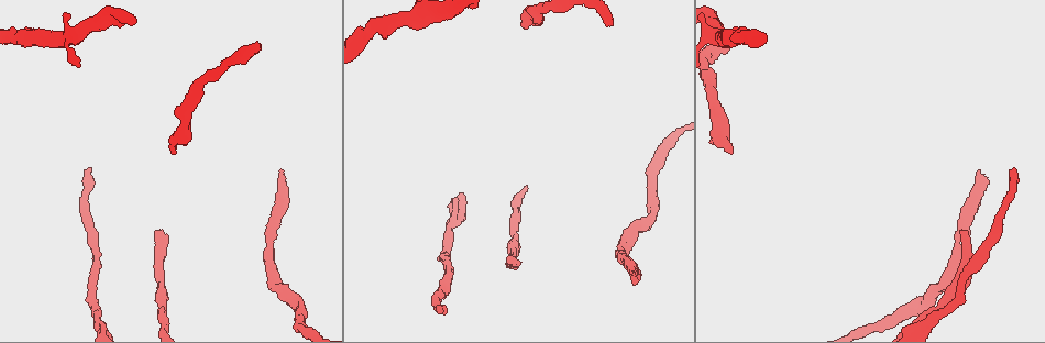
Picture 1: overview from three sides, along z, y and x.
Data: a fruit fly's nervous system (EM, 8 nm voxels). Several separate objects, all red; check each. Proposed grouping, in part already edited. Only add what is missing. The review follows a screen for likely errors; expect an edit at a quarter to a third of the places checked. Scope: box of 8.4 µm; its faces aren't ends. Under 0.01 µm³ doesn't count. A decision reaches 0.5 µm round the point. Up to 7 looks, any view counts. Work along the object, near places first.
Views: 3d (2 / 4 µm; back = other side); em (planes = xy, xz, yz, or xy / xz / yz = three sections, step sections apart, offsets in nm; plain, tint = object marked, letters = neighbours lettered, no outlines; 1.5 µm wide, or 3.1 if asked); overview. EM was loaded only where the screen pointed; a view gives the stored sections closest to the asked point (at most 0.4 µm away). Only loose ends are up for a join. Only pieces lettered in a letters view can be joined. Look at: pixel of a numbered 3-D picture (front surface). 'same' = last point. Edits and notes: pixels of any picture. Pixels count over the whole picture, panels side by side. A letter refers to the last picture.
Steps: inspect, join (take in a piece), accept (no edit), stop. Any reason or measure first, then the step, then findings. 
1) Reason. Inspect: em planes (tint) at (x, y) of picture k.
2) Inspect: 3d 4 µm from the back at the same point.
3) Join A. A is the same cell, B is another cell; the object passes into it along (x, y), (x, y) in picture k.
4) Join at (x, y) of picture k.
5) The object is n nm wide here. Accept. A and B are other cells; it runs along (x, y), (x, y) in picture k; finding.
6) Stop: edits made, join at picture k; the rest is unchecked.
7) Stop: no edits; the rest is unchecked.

An open end. Inspect: em planes (letters) at (730, 151) of picture 1.

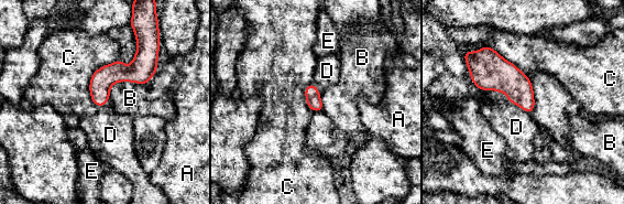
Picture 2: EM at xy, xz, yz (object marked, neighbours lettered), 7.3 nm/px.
The object is 110 nm wide here. Join D. D is the same cell, A, B, C and E are other cells; the object passes into it along (489, 71), (507, 98), (516, 127) in picture 2; it goes on there.

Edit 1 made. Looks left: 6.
Branch stops here. Inspect: 3d 2 µm at (509, 256) of picture 1.

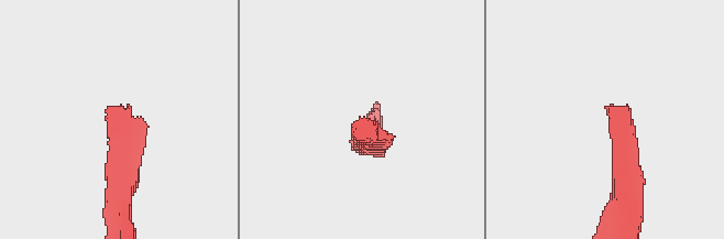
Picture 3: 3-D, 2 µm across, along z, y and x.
Inspect: em yz step 8 (letters) at (113, 108) of picture 3.

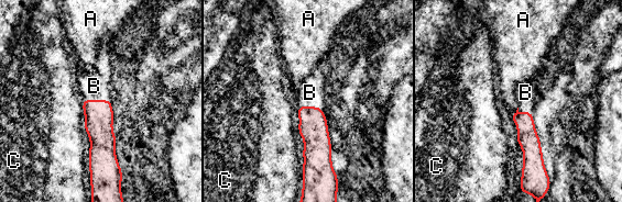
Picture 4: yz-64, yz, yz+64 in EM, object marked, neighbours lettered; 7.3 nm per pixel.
Another direction. Inspect: em planes (letters) at the same point.

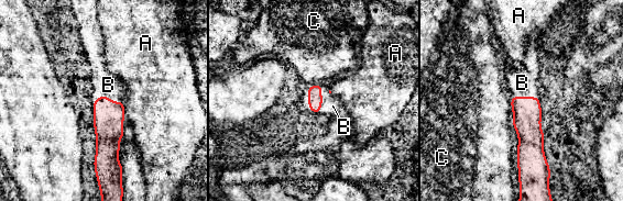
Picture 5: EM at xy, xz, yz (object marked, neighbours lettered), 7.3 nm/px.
The longest contact is with B, 240 nm. Join B. B is the same cell, A and C are other cells; the object passes into it along (108, 123), (105, 97), (108, 85) in picture 5; it goes on there.

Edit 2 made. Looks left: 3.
Stop: edits made, join at picture 2, join at picture 5; the rest is unchecked.

